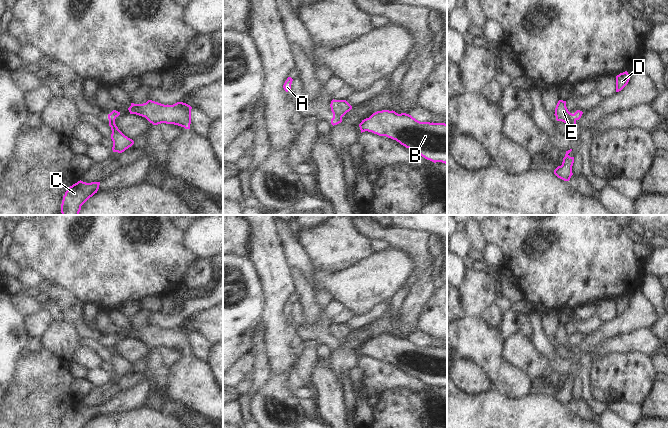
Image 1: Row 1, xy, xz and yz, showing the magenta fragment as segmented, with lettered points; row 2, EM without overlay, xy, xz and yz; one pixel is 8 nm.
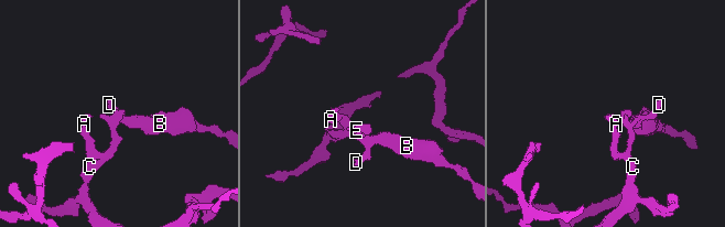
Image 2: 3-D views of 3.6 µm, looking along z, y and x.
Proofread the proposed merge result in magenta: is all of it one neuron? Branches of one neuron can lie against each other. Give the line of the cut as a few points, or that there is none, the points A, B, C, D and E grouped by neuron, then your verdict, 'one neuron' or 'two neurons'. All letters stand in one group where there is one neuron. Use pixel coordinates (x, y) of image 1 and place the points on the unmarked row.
xz (333, 341), (341, 342) | A C E / B D | two neurons

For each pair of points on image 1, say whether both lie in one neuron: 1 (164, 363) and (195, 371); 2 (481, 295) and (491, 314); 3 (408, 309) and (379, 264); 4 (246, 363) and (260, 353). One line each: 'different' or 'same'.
1: different
2: different
3: different
4: different

